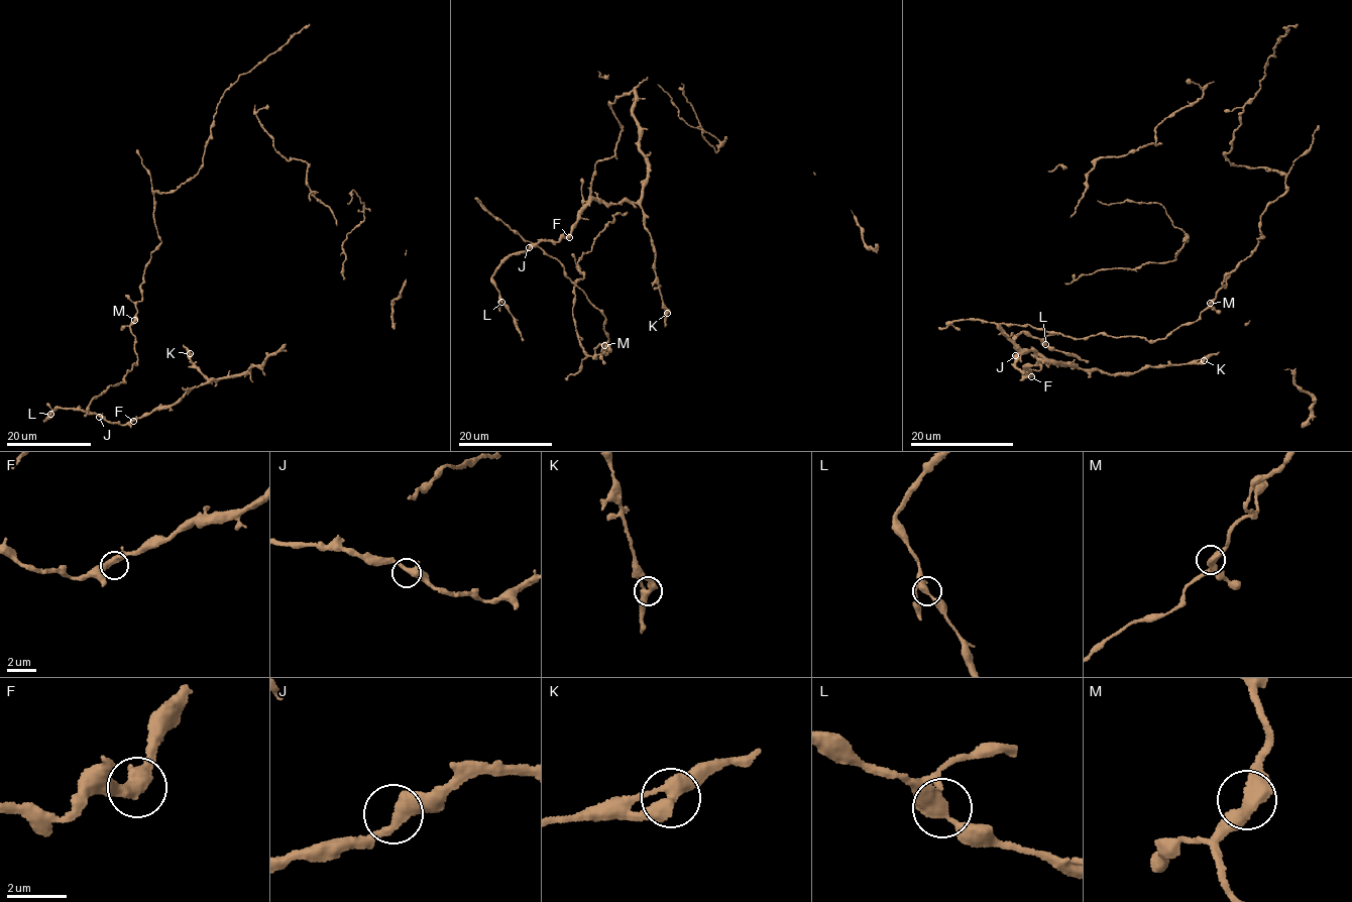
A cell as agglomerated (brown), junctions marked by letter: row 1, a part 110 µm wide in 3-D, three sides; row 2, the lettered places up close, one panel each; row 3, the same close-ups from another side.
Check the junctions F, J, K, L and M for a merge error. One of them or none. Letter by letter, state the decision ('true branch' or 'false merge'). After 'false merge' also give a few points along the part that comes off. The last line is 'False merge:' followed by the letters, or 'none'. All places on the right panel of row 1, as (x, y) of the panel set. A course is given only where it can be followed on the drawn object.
F: true branch
J: true branch
K: true branch
L: true branch
M: true branch
False merge: none

